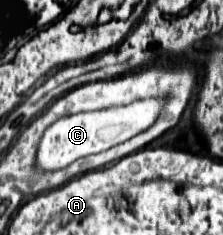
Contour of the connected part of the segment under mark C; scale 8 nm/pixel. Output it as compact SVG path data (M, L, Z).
M148 97L148 99L138 99L132 101L130 105L116 105L100 111L88 111L88 113L76 113L76 115L64 115L58 121L54 121L46 131L42 133L38 141L38 151L36 151L36 173L48 173L48 171L58 171L74 163L78 157L88 157L92 153L100 153L108 147L114 147L118 143L128 141L130 137L146 131L156 123L160 117L168 97Z

